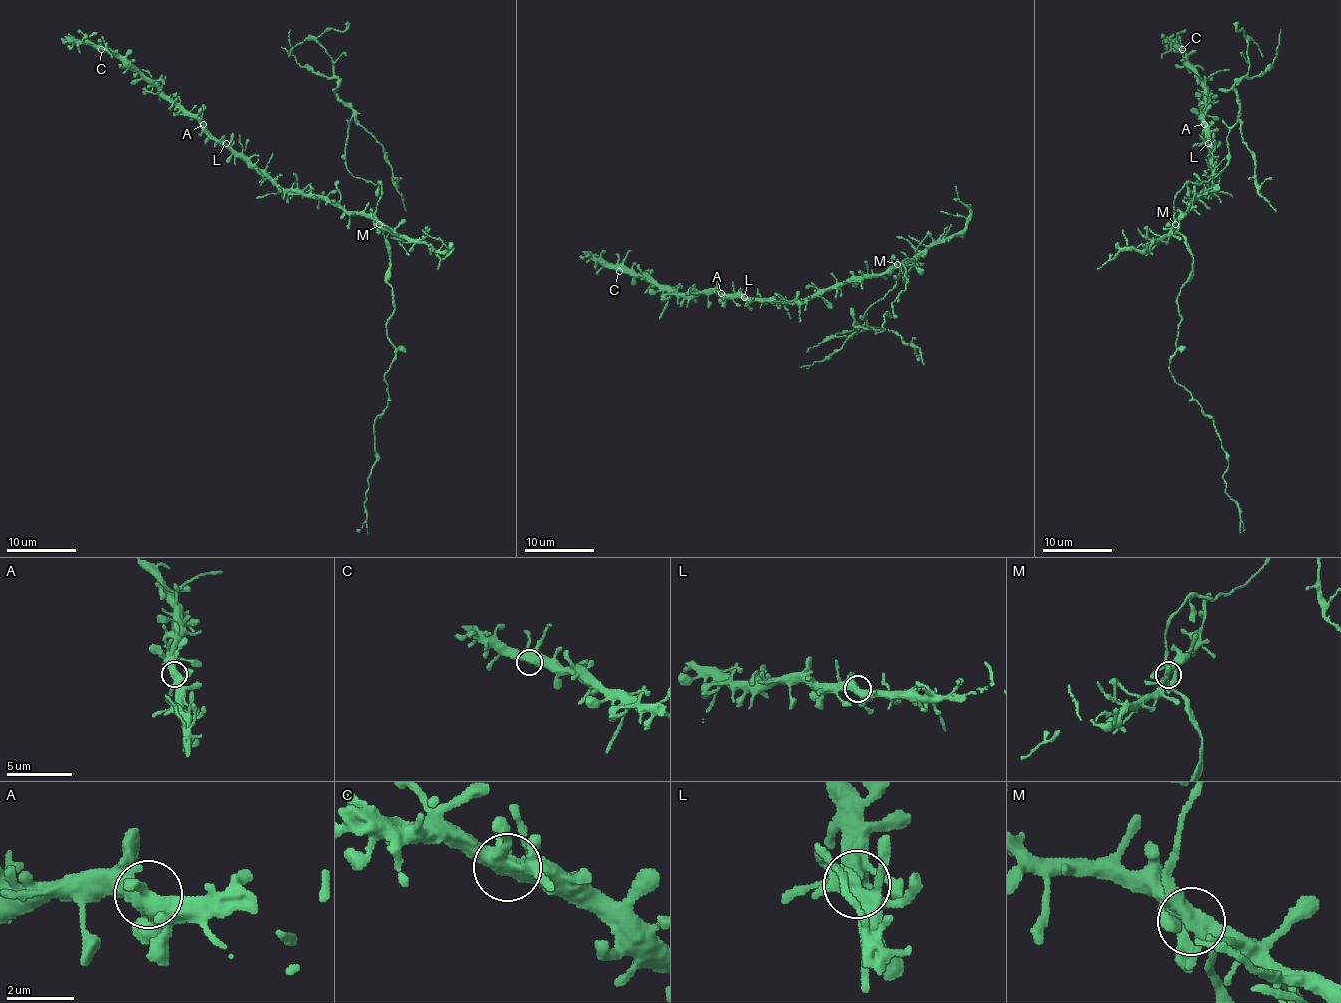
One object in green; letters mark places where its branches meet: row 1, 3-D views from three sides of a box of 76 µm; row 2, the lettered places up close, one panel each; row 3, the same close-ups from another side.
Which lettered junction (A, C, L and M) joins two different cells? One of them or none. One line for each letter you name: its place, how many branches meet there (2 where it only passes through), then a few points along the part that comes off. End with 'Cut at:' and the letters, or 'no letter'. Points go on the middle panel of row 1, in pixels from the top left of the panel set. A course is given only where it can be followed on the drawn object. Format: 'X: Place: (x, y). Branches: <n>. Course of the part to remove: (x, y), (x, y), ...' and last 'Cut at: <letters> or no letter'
M: Place: (897, 264). Branches: 8. Course of the part to remove: (897, 264), (907, 281), (912, 267), (902, 262), (907, 283), (874, 333)
Cut at: M

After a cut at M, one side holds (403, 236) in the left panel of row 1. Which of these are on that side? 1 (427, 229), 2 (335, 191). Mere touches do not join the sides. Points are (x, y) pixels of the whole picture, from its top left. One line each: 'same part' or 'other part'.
1: same part
2: same part

